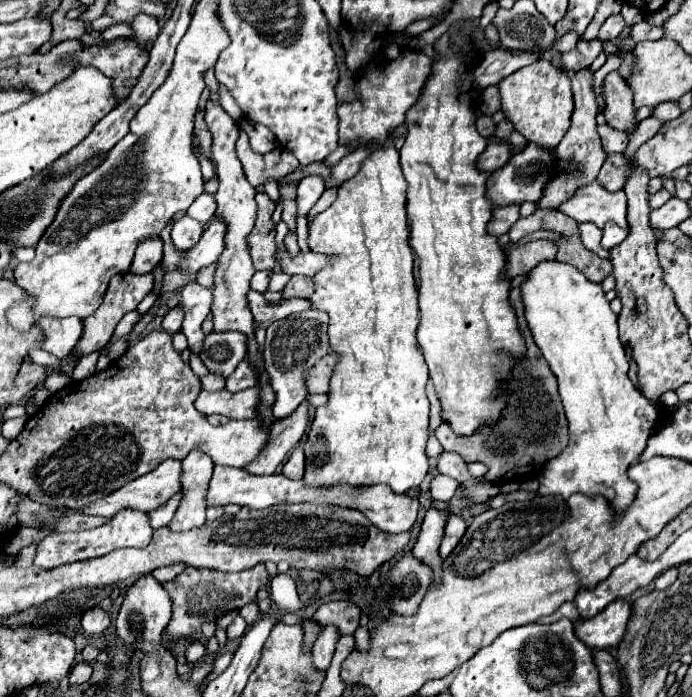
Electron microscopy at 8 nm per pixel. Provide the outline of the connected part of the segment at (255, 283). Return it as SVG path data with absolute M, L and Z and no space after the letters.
M268 270L256 272L256 274L252 276L252 288L258 290L258 292L266 292L266 288L268 288L268 280L270 280L270 272L268 272Z

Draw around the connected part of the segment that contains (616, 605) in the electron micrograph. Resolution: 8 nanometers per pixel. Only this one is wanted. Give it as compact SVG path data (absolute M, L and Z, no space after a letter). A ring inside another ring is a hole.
M614 600L594 618L582 620L576 626L576 636L590 648L610 648L618 646L628 630L628 620L632 618L630 600Z

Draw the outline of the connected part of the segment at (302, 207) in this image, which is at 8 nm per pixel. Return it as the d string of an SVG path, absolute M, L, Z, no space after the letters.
M317 175L312 178L304 178L300 181L297 188L297 217L307 216L311 208L318 201L325 190L324 180Z

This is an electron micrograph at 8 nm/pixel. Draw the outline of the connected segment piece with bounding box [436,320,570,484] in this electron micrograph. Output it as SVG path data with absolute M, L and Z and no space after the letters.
M520 320L518 324L526 340L526 356L512 364L510 378L504 382L508 384L508 388L504 388L508 402L502 410L502 416L496 420L496 424L482 426L470 436L456 436L448 422L442 422L436 428L436 438L440 440L444 450L454 450L464 454L464 460L468 464L484 462L488 466L488 474L484 476L484 480L492 484L510 482L510 480L522 482L522 480L536 478L542 472L544 464L556 458L568 446L568 440L570 440L568 420L558 394L556 378L552 376L548 362L540 356L540 350L536 348L532 334L528 332L528 324Z

